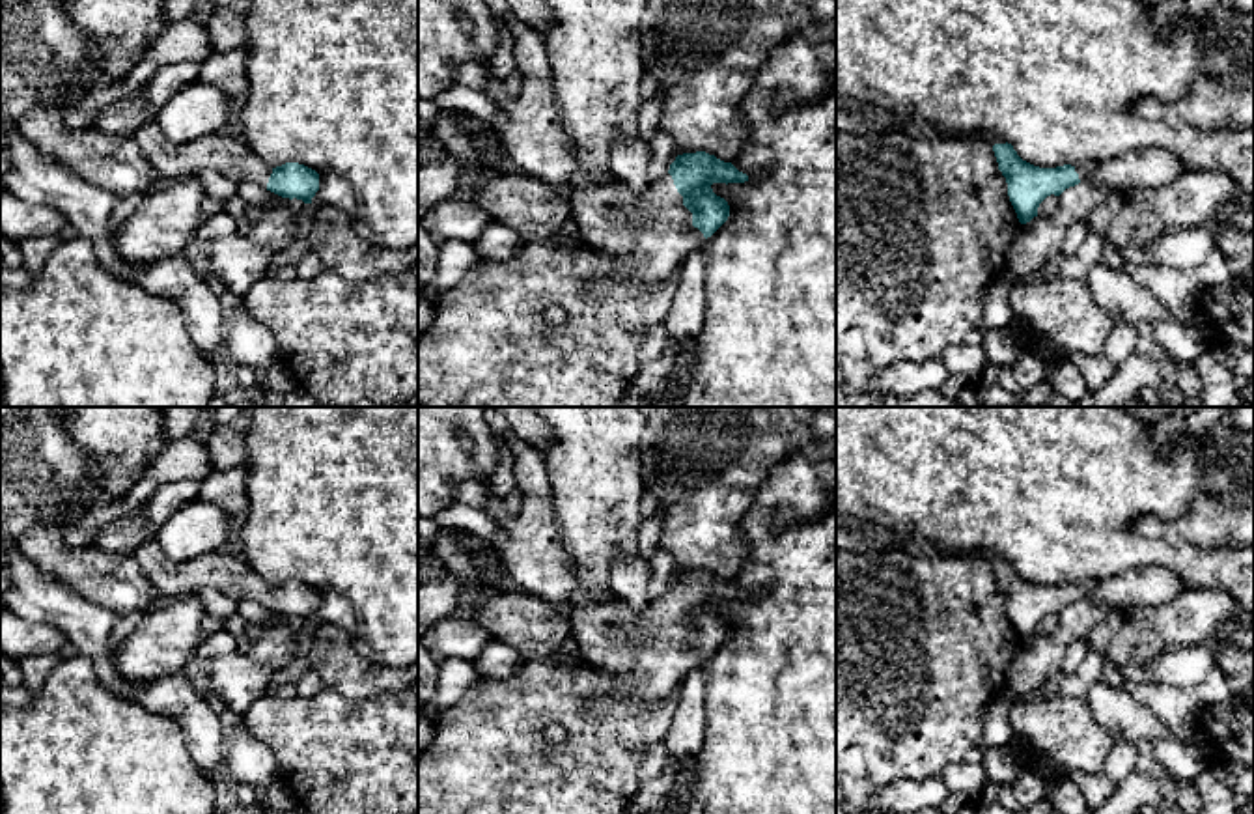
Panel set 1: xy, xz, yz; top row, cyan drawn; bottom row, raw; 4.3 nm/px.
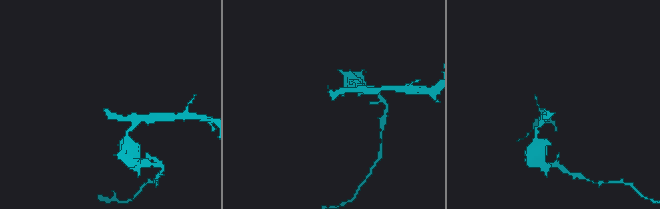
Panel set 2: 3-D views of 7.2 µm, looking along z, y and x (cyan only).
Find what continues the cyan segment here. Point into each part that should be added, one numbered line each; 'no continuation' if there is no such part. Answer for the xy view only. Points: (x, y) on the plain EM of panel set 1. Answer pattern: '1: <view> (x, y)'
1: xy (230, 574)

